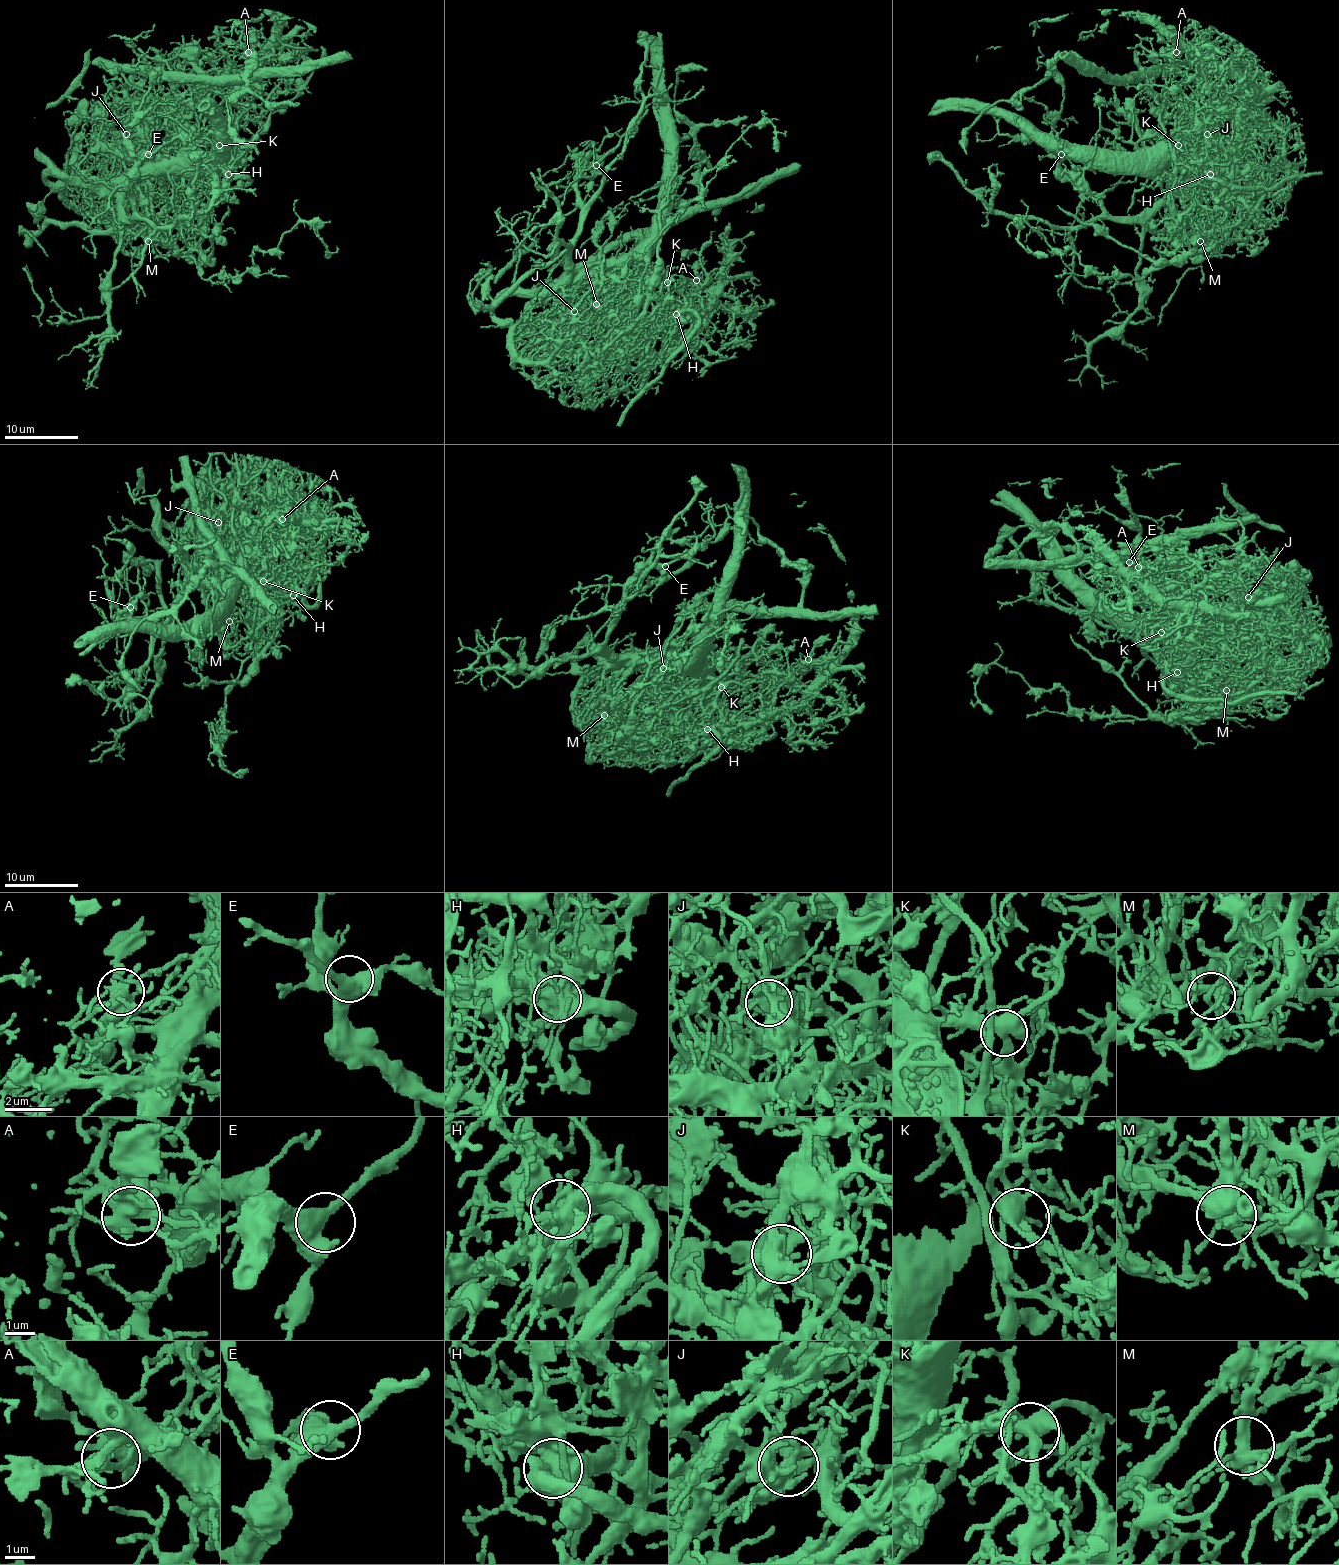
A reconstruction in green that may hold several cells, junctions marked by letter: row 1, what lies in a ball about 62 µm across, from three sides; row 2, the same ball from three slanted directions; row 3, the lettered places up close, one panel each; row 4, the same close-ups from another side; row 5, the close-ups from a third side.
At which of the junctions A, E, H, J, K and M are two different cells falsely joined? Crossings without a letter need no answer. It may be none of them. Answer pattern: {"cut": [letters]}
{"cut": ["H", "J", "K"]}

